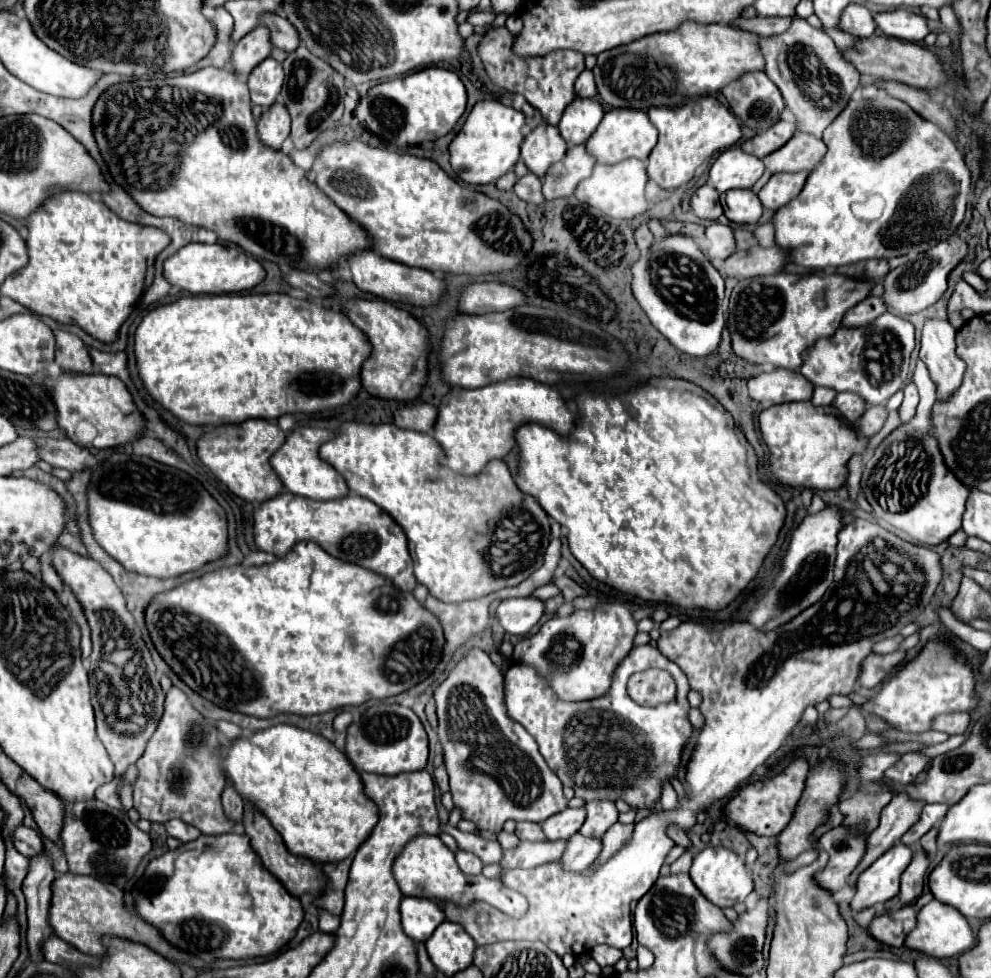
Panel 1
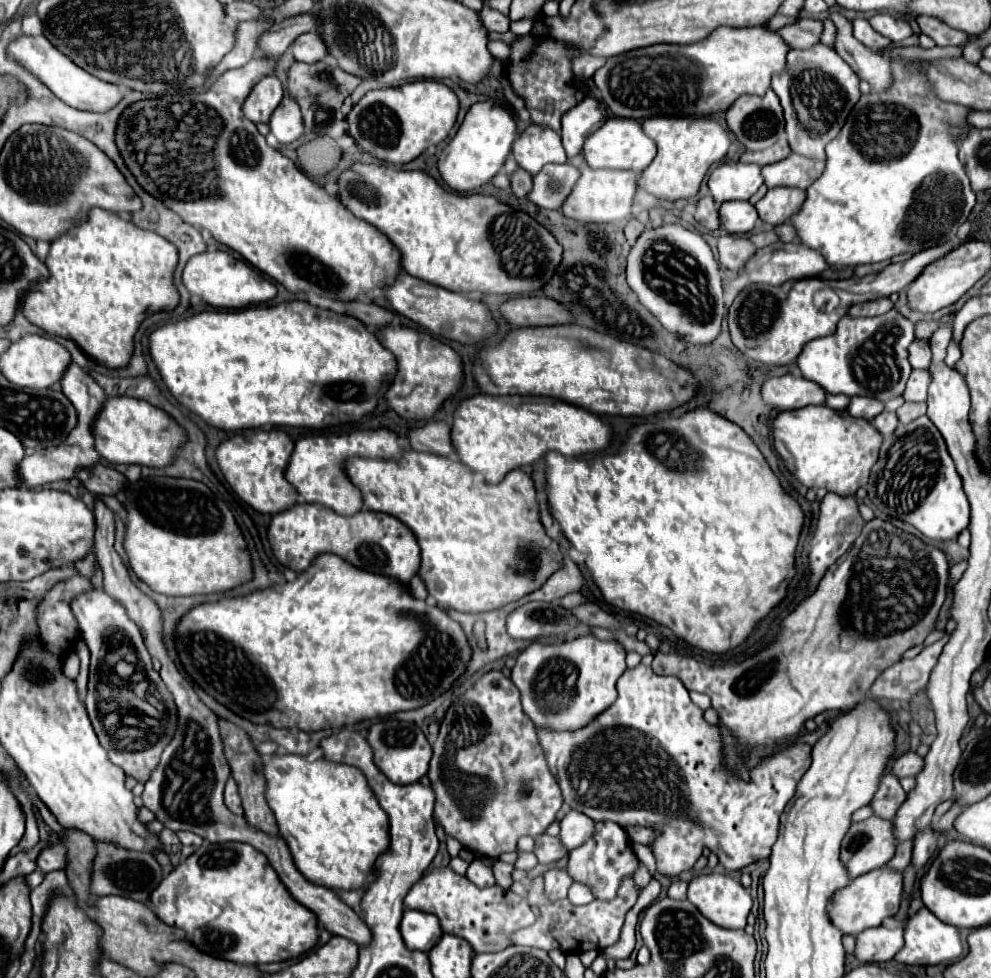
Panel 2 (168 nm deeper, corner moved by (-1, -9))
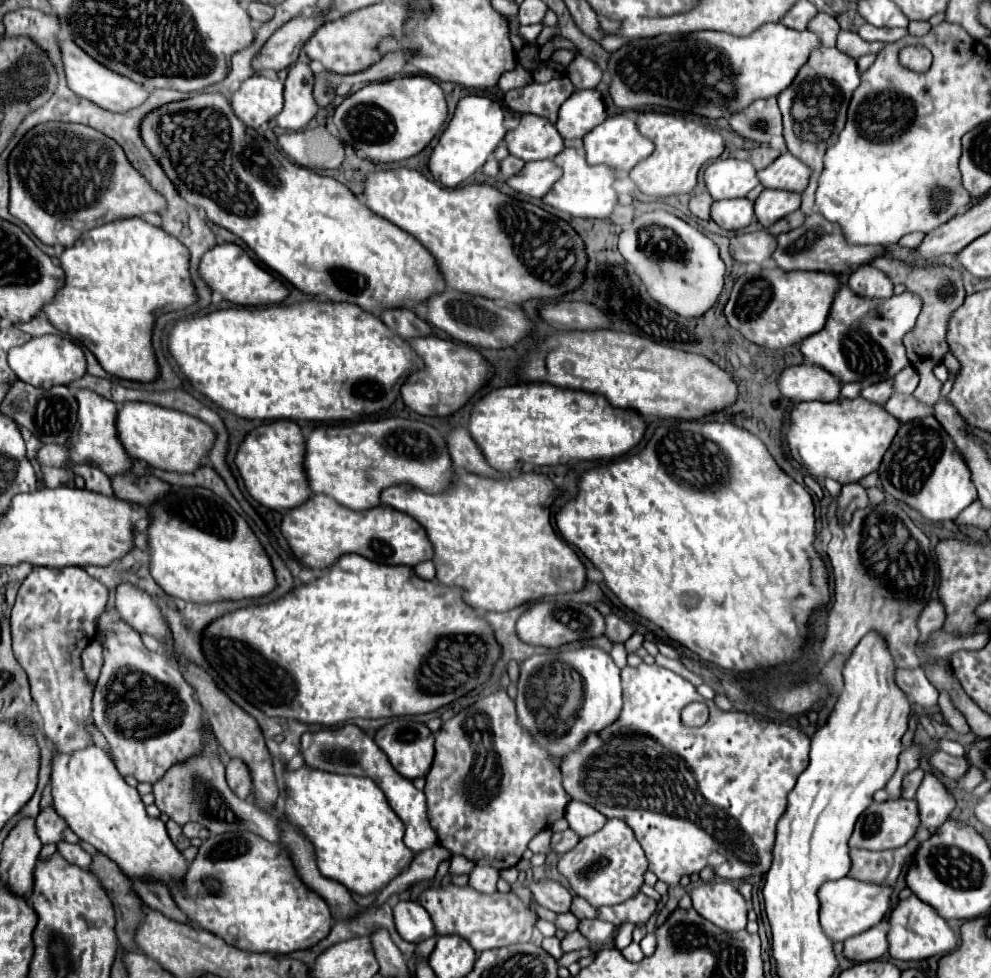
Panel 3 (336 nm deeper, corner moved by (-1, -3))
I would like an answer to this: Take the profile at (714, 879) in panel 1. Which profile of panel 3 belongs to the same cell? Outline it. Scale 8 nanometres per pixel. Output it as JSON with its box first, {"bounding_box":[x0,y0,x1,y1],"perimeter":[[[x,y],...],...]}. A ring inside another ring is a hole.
{"bounding_box":[690,880,748,932],"perimeter":[[[728,880],[704,882],[690,890],[692,906],[698,914],[726,932],[746,928],[748,904]]]}

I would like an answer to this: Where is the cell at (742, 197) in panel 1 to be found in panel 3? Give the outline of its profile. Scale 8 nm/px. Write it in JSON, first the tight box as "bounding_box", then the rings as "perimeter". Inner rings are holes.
{"bounding_box":[712,200,754,230],"perimeter":[[[722,200],[712,204],[712,220],[724,230],[742,230],[754,218],[754,202],[742,200]]]}

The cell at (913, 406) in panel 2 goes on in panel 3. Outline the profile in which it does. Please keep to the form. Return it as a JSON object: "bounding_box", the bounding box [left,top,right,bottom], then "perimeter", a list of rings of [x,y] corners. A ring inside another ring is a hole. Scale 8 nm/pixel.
{"bounding_box":[870,258,964,406],"perimeter":[[[876,258],[870,262],[874,268],[882,270],[894,284],[906,284],[908,290],[912,294],[918,294],[922,300],[922,314],[918,316],[916,326],[904,336],[904,346],[910,358],[910,364],[918,370],[920,374],[920,384],[914,390],[914,396],[918,402],[932,406],[938,402],[940,398],[940,390],[942,390],[942,382],[934,378],[932,368],[936,364],[940,364],[942,356],[948,352],[948,342],[946,342],[946,334],[948,334],[948,324],[952,314],[962,306],[964,302],[964,288],[962,288],[962,272],[958,270],[948,270],[942,266],[934,266],[934,268],[904,268],[898,260],[892,258]]]}

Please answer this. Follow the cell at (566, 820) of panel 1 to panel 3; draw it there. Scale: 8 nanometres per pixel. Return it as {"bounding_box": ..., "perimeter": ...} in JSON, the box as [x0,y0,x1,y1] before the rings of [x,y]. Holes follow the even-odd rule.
{"bounding_box":[564,800,606,838],"perimeter":[[[572,800],[572,802],[568,804],[564,818],[568,820],[570,828],[572,828],[580,838],[598,832],[598,830],[604,826],[604,822],[606,822],[606,818],[604,818],[598,810],[590,808],[590,806],[582,804],[582,802],[576,802],[576,800]]]}

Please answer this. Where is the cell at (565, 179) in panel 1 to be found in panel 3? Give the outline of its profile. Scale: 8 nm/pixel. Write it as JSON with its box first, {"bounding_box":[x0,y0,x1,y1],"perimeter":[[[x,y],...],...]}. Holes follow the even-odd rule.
{"bounding_box":[508,160,562,198],"perimeter":[[[552,160],[526,162],[522,172],[518,172],[518,176],[512,176],[508,180],[508,186],[520,194],[532,198],[544,198],[546,192],[550,192],[552,186],[560,180],[560,176],[562,168],[558,168]]]}

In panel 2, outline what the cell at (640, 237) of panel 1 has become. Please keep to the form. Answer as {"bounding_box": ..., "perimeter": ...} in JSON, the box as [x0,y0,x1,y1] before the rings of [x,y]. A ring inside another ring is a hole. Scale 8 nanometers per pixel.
{"bounding_box":[624,220,644,244],"perimeter":[[[628,220],[628,222],[626,222],[624,234],[626,234],[626,238],[628,238],[630,244],[632,244],[642,232],[644,232],[644,224],[642,224],[642,222],[638,222],[638,220]]]}

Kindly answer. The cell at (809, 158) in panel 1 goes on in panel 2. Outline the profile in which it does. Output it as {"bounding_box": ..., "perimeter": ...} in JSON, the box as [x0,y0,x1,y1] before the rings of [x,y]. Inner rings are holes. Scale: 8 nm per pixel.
{"bounding_box":[762,154,824,190],"perimeter":[[[790,154],[788,158],[768,164],[762,168],[762,178],[768,188],[790,186],[806,190],[824,172],[824,162],[810,160],[800,154]]]}

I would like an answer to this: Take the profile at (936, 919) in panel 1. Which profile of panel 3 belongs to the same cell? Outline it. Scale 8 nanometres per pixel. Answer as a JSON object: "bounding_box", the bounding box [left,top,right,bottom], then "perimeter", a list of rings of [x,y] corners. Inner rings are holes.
{"bounding_box":[888,894,958,960],"perimeter":[[[912,894],[910,898],[900,900],[898,906],[892,910],[888,942],[890,942],[888,952],[896,960],[926,960],[930,956],[944,956],[956,950],[958,936],[930,904],[924,904],[918,896]]]}

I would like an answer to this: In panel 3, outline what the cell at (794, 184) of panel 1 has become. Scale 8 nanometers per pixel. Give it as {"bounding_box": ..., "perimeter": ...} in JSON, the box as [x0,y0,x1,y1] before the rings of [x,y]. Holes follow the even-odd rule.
{"bounding_box":[754,190,800,228],"perimeter":[[[762,190],[754,202],[758,222],[768,228],[786,214],[792,214],[800,208],[800,194],[786,190]]]}

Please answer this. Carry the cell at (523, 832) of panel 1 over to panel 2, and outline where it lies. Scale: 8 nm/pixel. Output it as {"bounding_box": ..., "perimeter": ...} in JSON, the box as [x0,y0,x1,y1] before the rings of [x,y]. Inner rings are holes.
{"bounding_box":[534,834,568,864],"perimeter":[[[542,834],[536,838],[534,854],[538,856],[540,864],[552,864],[552,862],[558,862],[562,856],[566,856],[568,850],[562,846],[562,840],[558,836]]]}

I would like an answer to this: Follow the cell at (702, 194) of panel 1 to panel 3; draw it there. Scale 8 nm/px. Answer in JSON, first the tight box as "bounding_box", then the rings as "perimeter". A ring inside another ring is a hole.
{"bounding_box":[690,192,712,220],"perimeter":[[[708,192],[700,194],[700,196],[692,196],[690,198],[690,212],[700,218],[700,220],[710,220],[710,206],[712,206],[712,196]]]}

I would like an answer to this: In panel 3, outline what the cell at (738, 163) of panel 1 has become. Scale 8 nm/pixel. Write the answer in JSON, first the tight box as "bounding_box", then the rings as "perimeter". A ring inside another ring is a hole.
{"bounding_box":[704,158,760,200],"perimeter":[[[736,158],[712,162],[704,172],[704,182],[714,200],[744,198],[754,186],[760,184],[754,166]]]}

